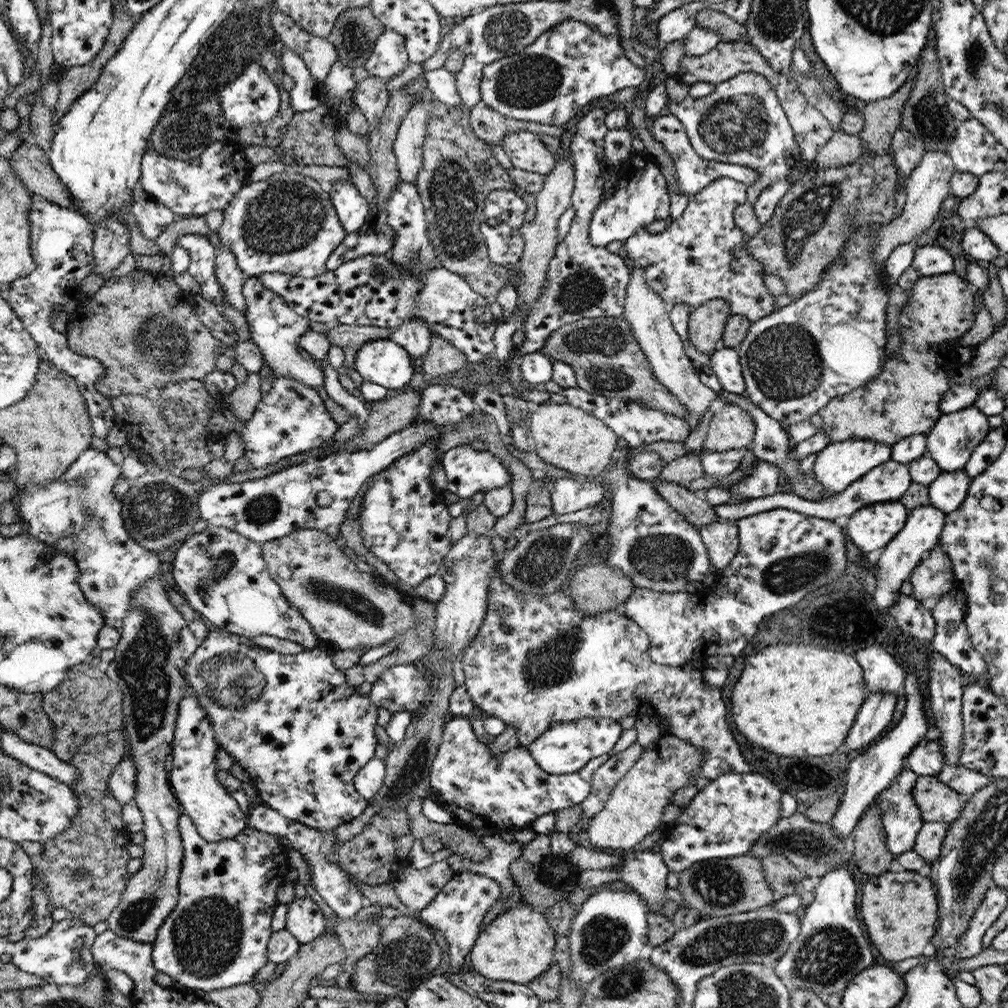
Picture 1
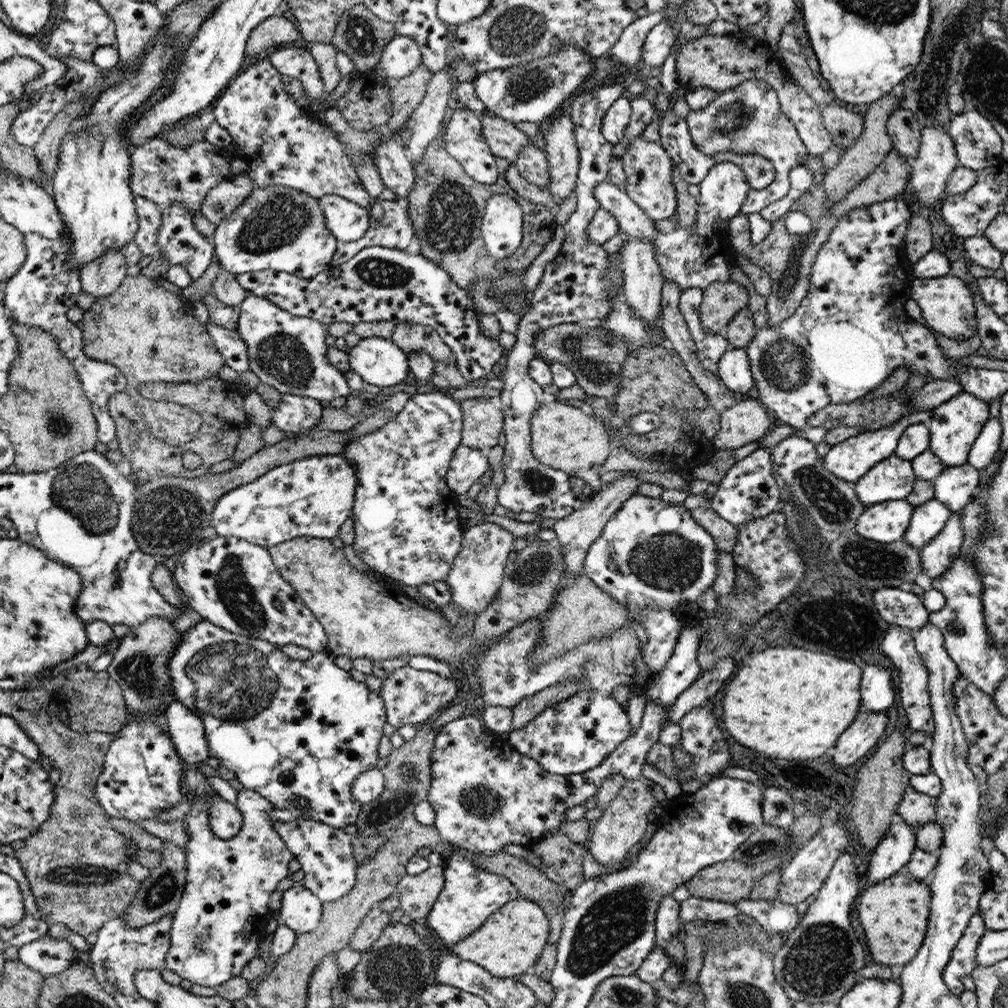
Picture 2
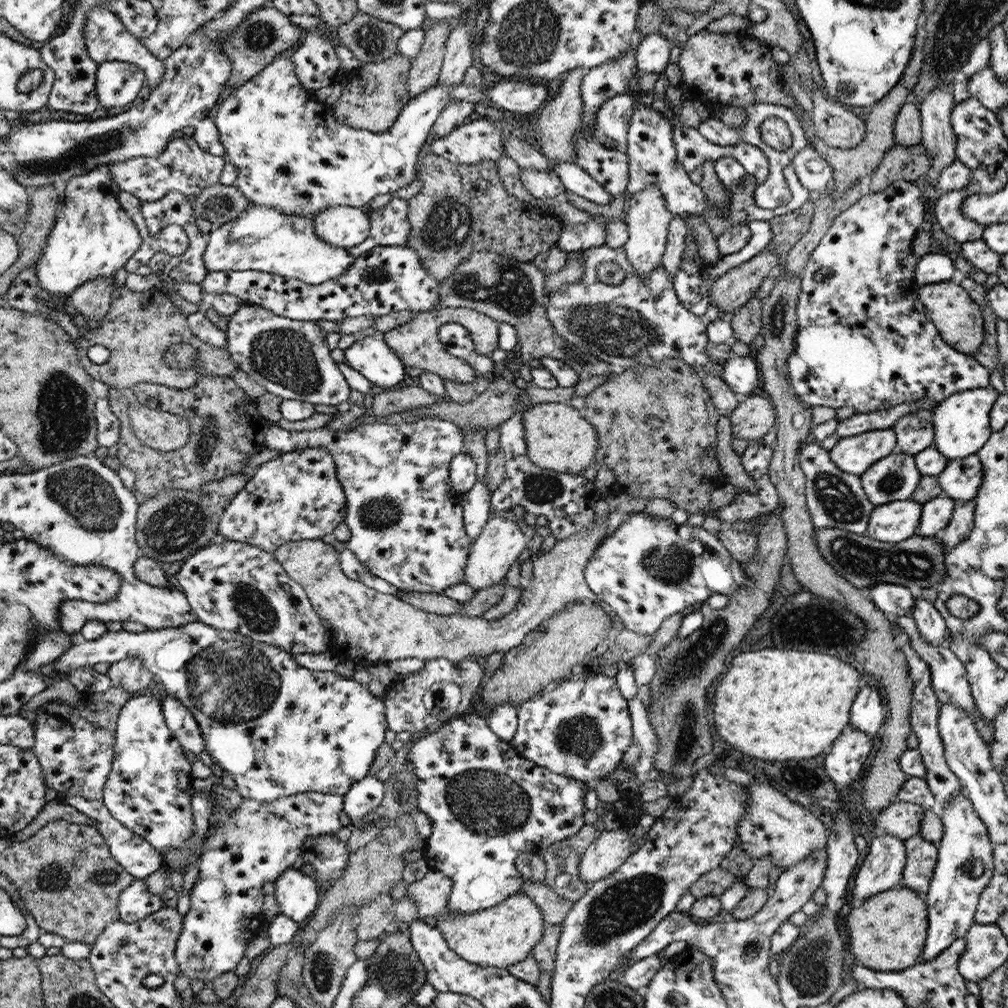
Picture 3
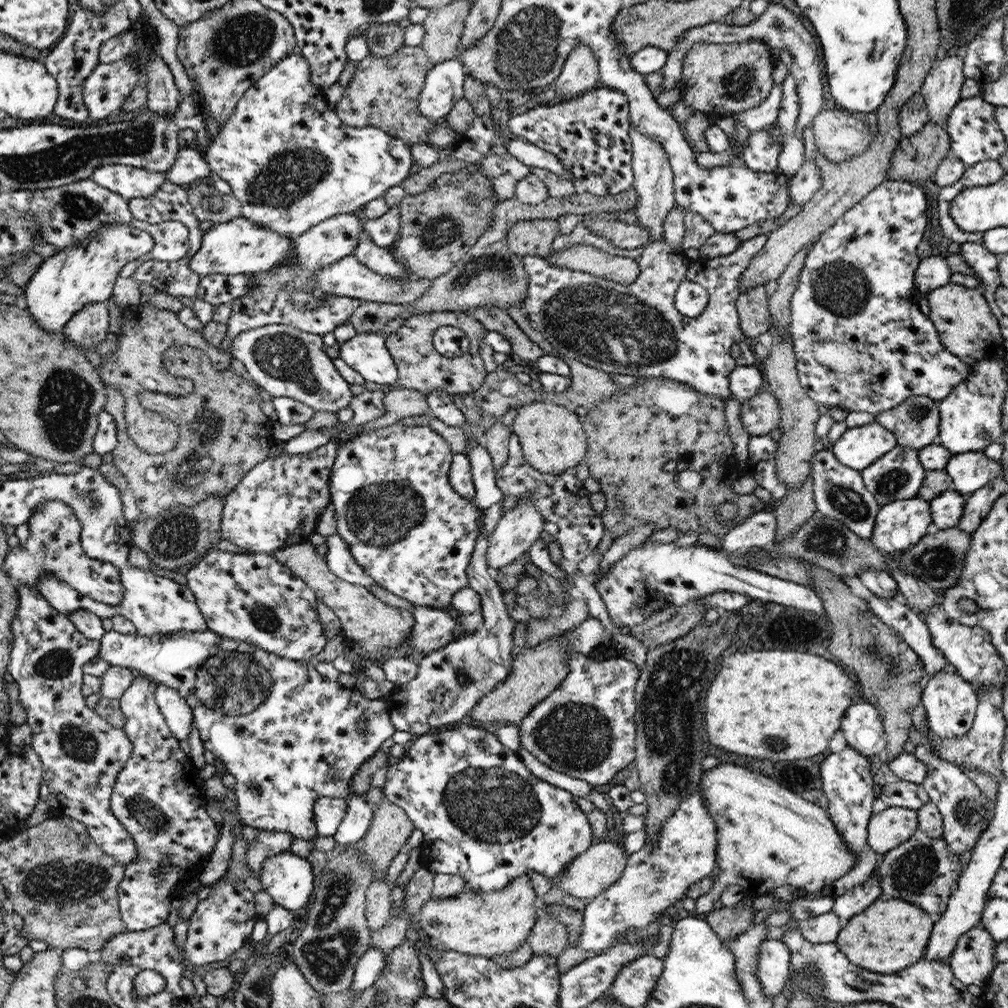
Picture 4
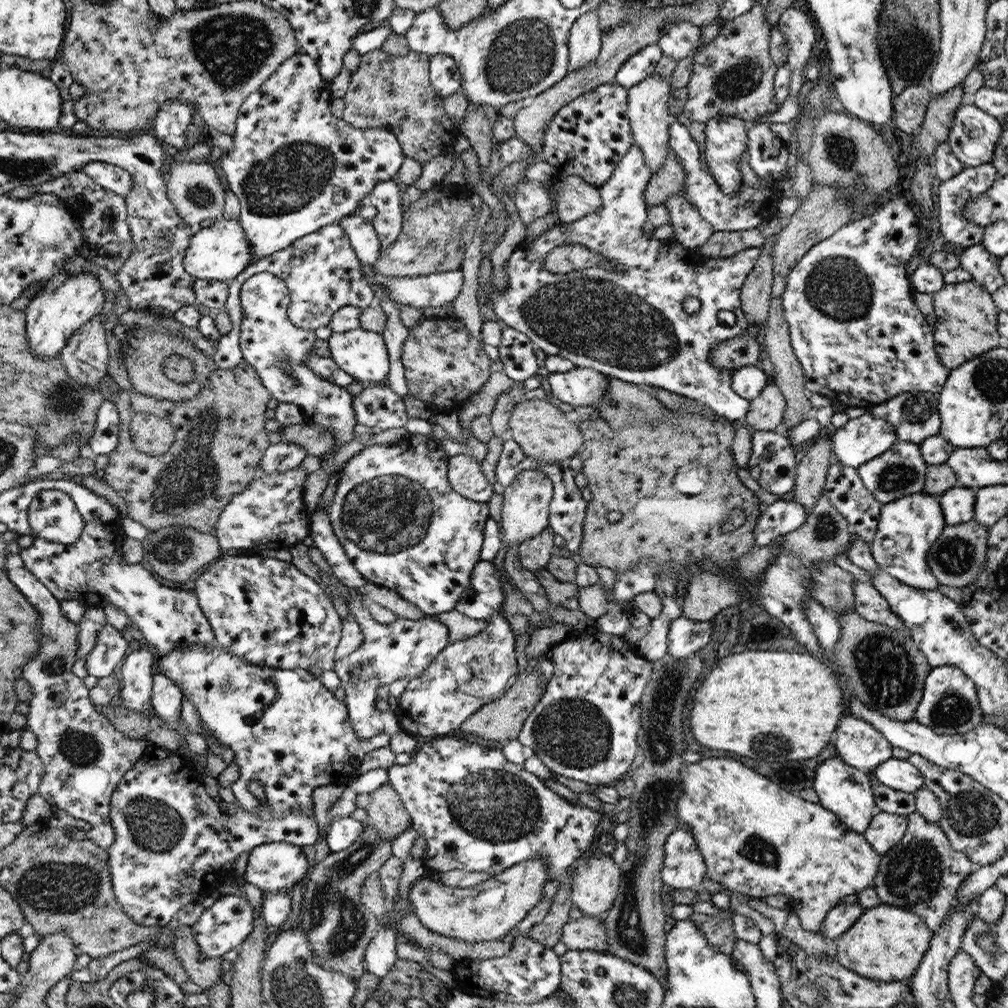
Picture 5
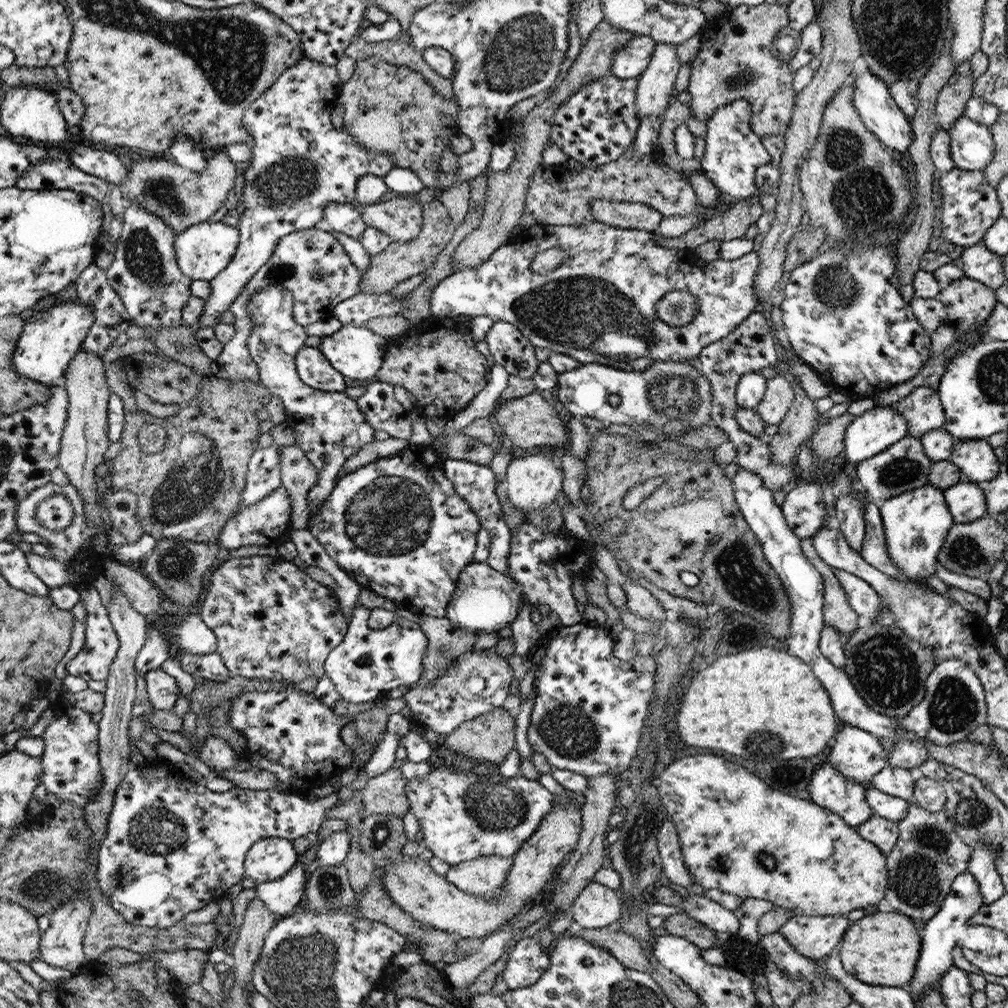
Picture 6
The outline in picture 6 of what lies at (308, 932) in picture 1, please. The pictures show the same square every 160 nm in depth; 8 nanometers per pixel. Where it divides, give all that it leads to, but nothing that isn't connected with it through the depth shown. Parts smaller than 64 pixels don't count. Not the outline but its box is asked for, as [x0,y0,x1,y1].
[246,840,299,883]

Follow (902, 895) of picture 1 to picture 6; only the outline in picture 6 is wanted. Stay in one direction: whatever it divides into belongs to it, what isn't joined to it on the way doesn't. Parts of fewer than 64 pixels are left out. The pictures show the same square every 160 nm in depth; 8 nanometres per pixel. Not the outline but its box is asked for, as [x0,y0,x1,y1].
[839,912,921,987]

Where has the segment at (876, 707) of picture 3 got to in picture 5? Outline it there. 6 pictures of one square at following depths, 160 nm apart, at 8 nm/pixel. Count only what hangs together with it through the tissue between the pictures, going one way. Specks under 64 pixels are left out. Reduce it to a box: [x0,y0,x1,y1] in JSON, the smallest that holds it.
[836,714,893,773]

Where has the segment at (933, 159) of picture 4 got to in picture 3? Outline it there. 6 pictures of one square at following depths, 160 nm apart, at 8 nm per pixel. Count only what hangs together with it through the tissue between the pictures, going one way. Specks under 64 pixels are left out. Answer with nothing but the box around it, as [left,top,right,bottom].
[871,142,931,192]

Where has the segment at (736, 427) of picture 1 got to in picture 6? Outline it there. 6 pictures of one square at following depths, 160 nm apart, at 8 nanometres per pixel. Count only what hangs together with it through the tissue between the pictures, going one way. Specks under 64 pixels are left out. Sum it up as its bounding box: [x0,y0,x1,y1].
[755,374,794,425]

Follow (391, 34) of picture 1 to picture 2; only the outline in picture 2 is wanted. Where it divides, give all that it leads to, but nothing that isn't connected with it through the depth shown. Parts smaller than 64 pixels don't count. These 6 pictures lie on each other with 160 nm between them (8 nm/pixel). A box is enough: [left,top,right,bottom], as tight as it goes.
[374,35,421,82]

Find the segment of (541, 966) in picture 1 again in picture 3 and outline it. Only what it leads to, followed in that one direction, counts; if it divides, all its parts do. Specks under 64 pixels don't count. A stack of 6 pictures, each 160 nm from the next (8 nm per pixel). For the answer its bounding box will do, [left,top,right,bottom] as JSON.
[431,892,544,969]

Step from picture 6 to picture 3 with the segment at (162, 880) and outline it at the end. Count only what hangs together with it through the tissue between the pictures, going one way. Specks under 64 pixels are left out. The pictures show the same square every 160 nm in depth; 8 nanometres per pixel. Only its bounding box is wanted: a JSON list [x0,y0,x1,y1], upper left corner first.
[103,696,196,922]

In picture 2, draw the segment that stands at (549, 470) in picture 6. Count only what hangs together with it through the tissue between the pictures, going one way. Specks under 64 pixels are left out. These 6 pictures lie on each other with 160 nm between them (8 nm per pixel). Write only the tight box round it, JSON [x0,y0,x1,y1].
[446,523,515,615]

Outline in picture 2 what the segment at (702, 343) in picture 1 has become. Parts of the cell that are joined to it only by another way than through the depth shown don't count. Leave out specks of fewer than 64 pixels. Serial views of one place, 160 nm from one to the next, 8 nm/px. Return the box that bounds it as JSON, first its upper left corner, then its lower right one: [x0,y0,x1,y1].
[700,280,749,333]

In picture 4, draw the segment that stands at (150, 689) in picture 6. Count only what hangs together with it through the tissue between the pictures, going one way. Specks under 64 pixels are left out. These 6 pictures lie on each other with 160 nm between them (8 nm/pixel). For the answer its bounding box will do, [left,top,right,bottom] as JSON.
[155,684,195,740]

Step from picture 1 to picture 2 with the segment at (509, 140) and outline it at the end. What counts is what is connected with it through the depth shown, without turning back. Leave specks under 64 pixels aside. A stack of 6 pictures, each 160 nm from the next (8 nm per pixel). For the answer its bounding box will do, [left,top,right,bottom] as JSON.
[514,142,551,187]

